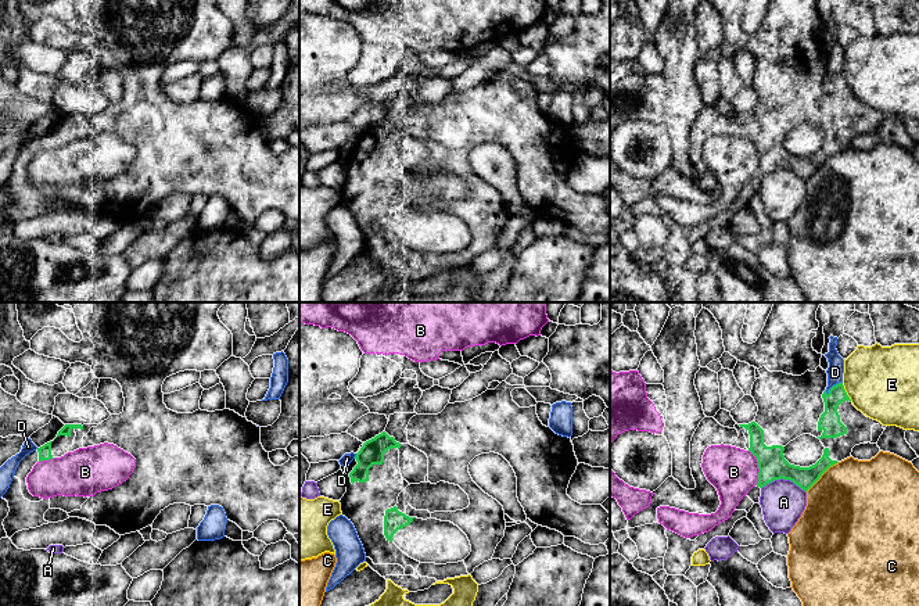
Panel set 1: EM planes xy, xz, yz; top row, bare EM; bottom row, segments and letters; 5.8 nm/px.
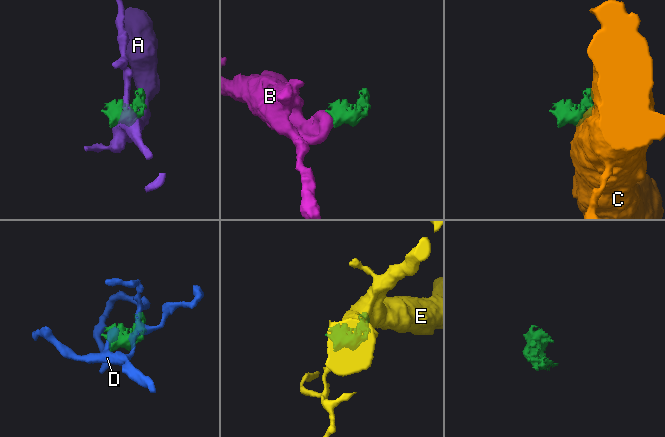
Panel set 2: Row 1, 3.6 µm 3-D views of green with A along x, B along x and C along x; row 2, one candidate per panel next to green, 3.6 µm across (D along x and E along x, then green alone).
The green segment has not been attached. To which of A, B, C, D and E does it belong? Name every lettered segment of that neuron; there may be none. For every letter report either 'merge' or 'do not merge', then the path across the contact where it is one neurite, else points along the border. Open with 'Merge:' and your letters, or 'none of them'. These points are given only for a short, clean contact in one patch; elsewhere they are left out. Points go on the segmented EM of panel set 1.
Merge: none of them
A: do not merge
B: do not merge; border yz (749, 449), (757, 462), (757, 484)
C: do not merge; border yz (839, 462), (833, 463), (806, 491)
D: do not merge
E: do not merge; border yz (842, 383), (851, 401)

